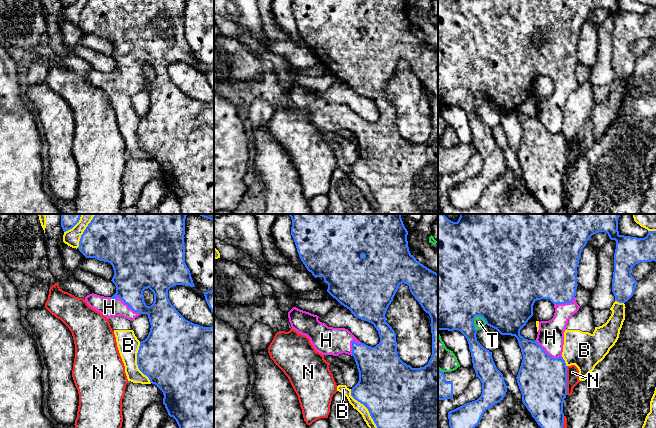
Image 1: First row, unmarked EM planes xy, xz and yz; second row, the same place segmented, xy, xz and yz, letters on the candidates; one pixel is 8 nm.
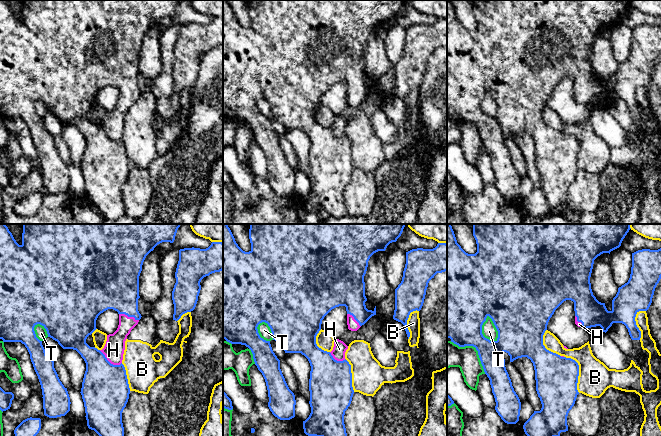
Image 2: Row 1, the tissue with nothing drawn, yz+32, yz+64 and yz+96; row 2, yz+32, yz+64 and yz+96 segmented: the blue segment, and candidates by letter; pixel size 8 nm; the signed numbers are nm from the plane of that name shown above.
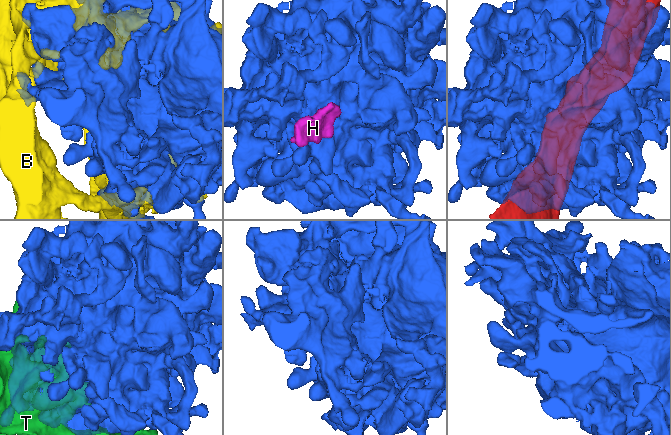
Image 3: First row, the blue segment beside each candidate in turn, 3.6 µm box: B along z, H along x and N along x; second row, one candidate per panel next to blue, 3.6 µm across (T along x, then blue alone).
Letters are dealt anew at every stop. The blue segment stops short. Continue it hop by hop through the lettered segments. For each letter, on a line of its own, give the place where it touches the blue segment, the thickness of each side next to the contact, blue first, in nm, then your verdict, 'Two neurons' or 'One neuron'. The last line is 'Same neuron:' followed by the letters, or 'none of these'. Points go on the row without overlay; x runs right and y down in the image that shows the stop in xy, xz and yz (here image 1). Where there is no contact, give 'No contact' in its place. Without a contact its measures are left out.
B: Touches blue at xz (369, 188). Thickness 500 nm (blue) against 70 nm. Two neurons
H: Touches blue at xy (125, 79). Thickness 320 nm (blue) against 150 nm. One neuron
N: Touches blue at yz (566, 156). Thickness 400 nm (blue) against 100 nm. Two neurons
T: Touches blue at yz (473, 97). Thickness 480 nm (blue) against 90 nm. Two neurons
Same neuron: H

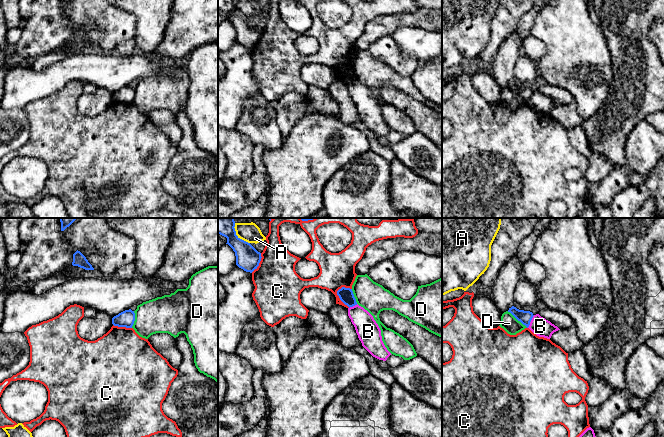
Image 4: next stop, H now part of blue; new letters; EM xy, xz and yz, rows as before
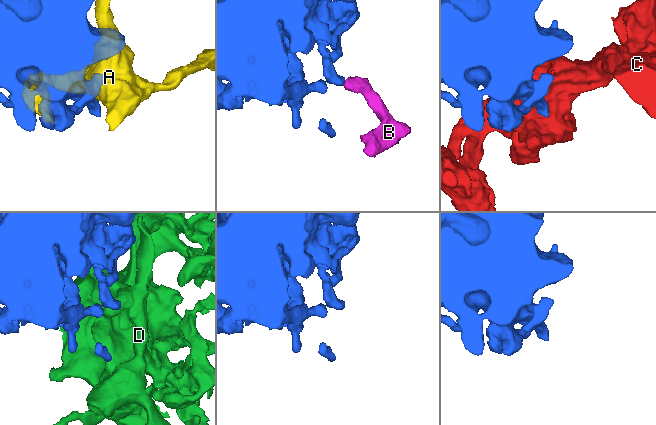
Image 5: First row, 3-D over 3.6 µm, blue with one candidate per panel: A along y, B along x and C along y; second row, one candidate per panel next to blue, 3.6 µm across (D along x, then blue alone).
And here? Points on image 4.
A: Touches blue at xz (237, 12). Thickness 190 nm (blue) against 160 nm. Two neurons
B: Touches blue at yz (530, 97). Thickness 110 nm (blue) against 150 nm. Two neurons
C: Touches blue at xz (339, 73). Thickness 120 nm (blue) against 280 nm. Two neurons
D: Touches blue at yz (517, 95). Thickness 110 nm (blue) against 140 nm. Two neurons
Same neuron: none of these

